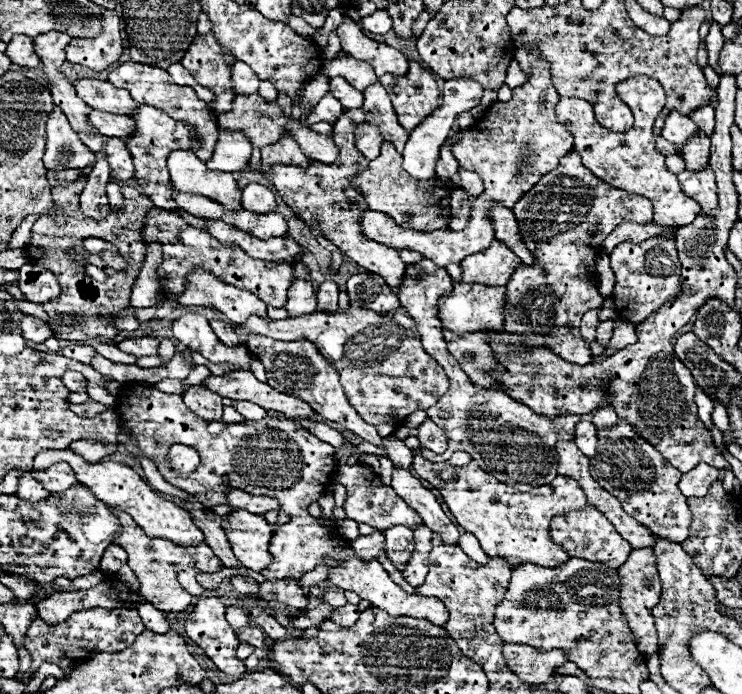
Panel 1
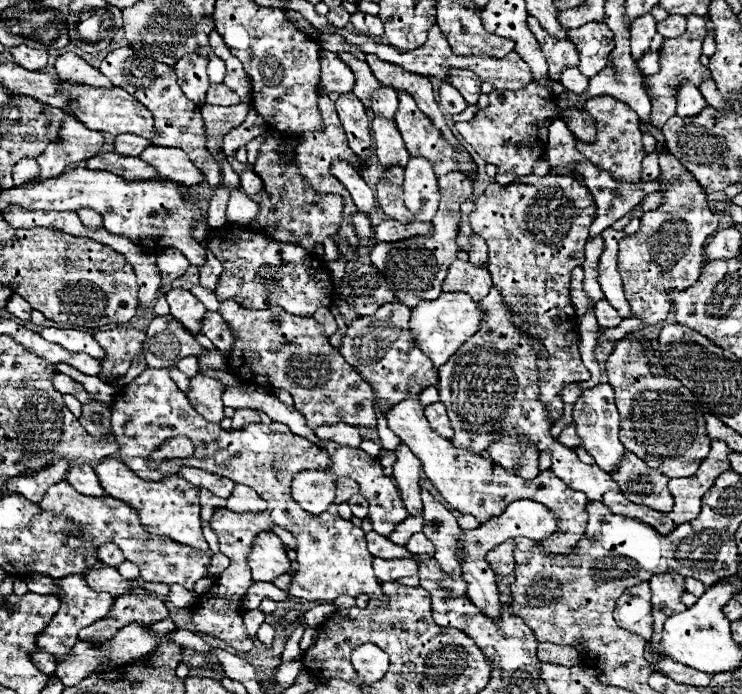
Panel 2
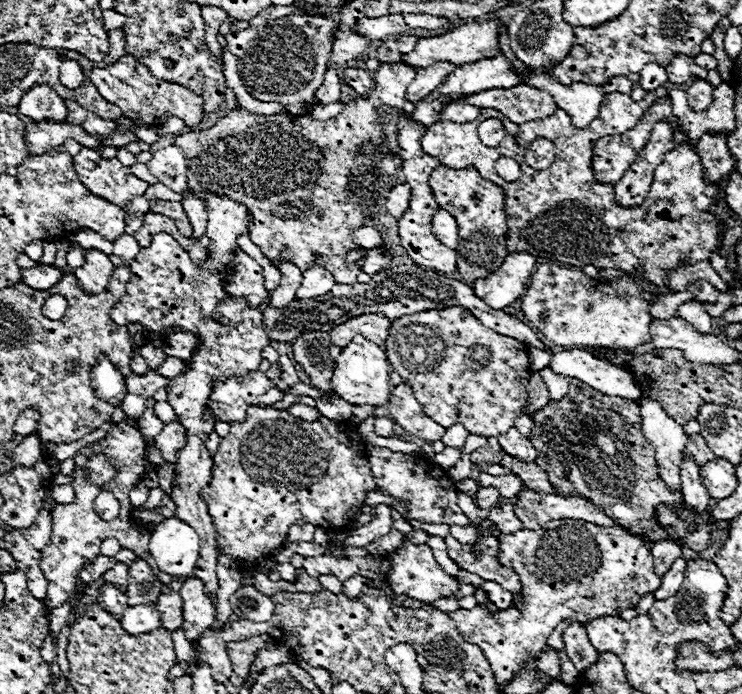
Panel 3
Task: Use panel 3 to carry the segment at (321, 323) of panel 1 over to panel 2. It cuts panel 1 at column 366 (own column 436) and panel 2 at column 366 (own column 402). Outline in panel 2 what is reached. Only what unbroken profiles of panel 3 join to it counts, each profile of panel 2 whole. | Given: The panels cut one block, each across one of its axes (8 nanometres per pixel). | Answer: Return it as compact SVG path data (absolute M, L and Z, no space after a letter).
M402 302L382 304L374 316L360 316L352 320L340 346L344 360L356 368L376 392L376 402L382 414L386 414L394 404L406 400L408 394L420 394L424 388L438 384L438 370L434 368L432 360L414 344L408 322L410 308L406 308Z

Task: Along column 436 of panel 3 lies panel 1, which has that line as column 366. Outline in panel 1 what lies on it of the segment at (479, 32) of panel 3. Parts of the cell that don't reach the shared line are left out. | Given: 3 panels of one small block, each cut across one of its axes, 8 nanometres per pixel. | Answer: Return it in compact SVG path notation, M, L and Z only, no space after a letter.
M346 16L346 20L338 26L336 32L342 42L342 50L358 60L368 62L376 70L376 76L382 76L386 72L404 76L408 72L408 62L402 52L364 36L360 26L352 18Z

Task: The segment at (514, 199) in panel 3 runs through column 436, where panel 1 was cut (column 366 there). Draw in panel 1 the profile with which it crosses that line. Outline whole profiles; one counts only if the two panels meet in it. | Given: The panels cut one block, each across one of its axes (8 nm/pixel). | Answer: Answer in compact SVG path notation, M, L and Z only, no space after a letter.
M356 124L354 130L354 144L358 148L358 152L362 152L368 160L374 160L380 154L380 146L382 146L382 136L378 132L378 128L370 126L370 124Z

